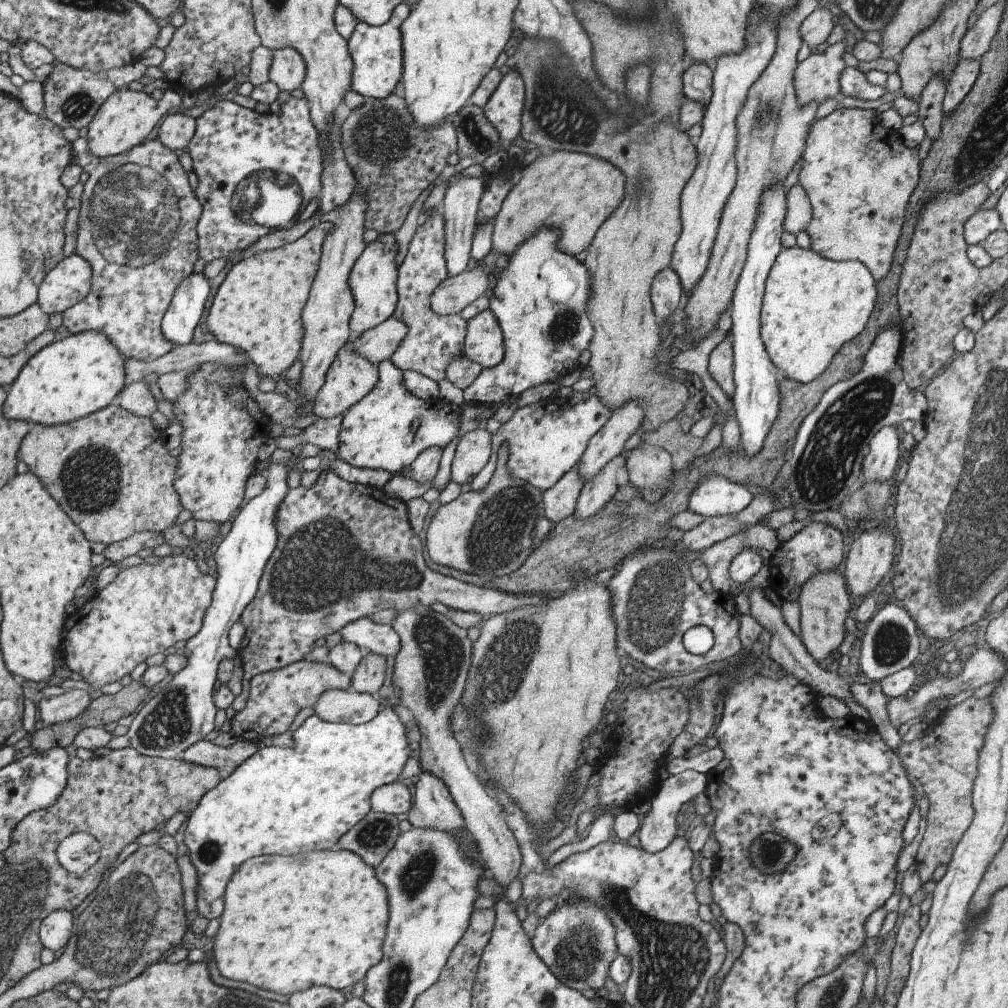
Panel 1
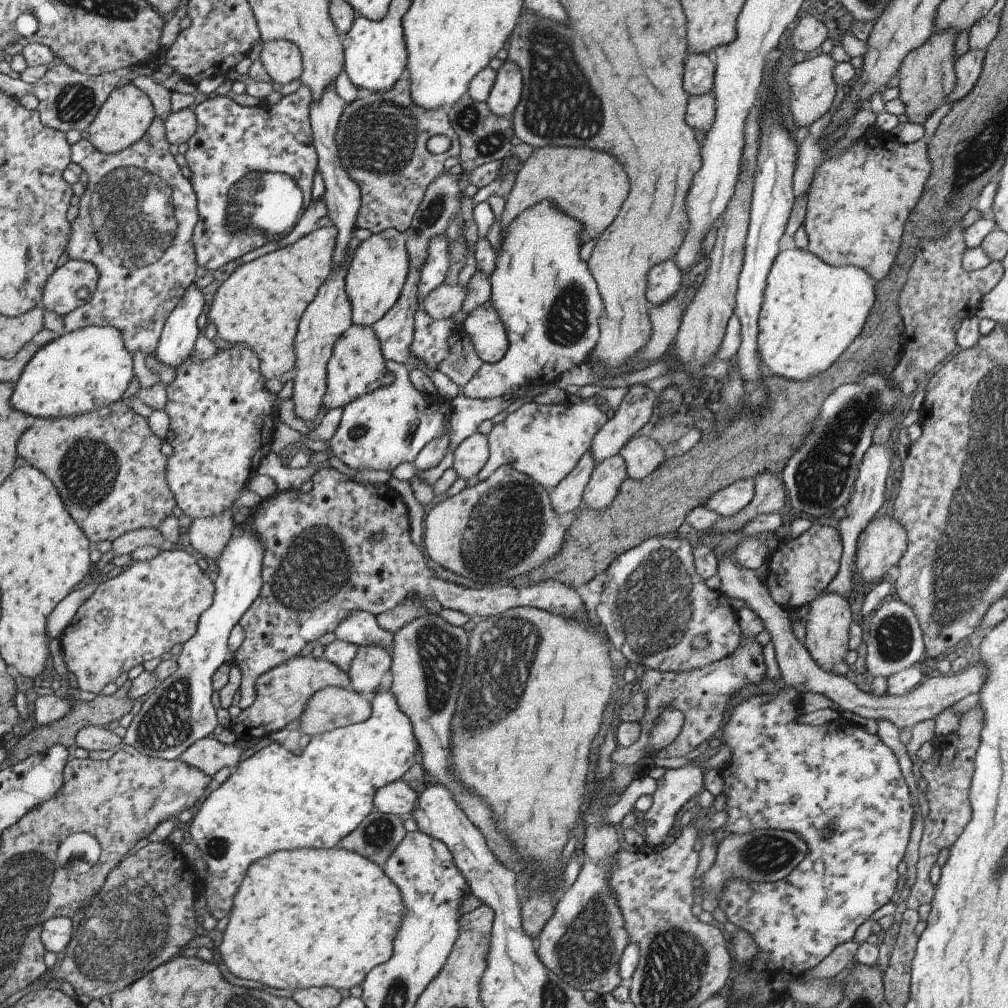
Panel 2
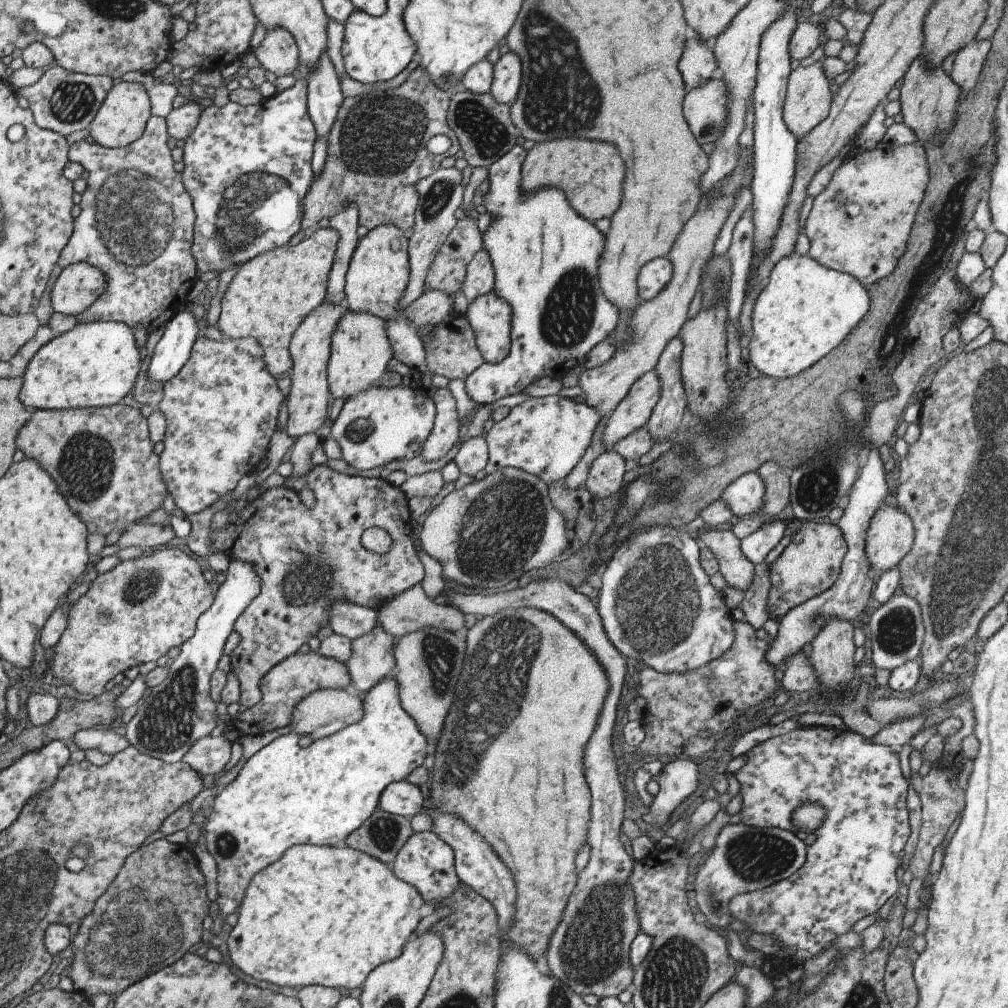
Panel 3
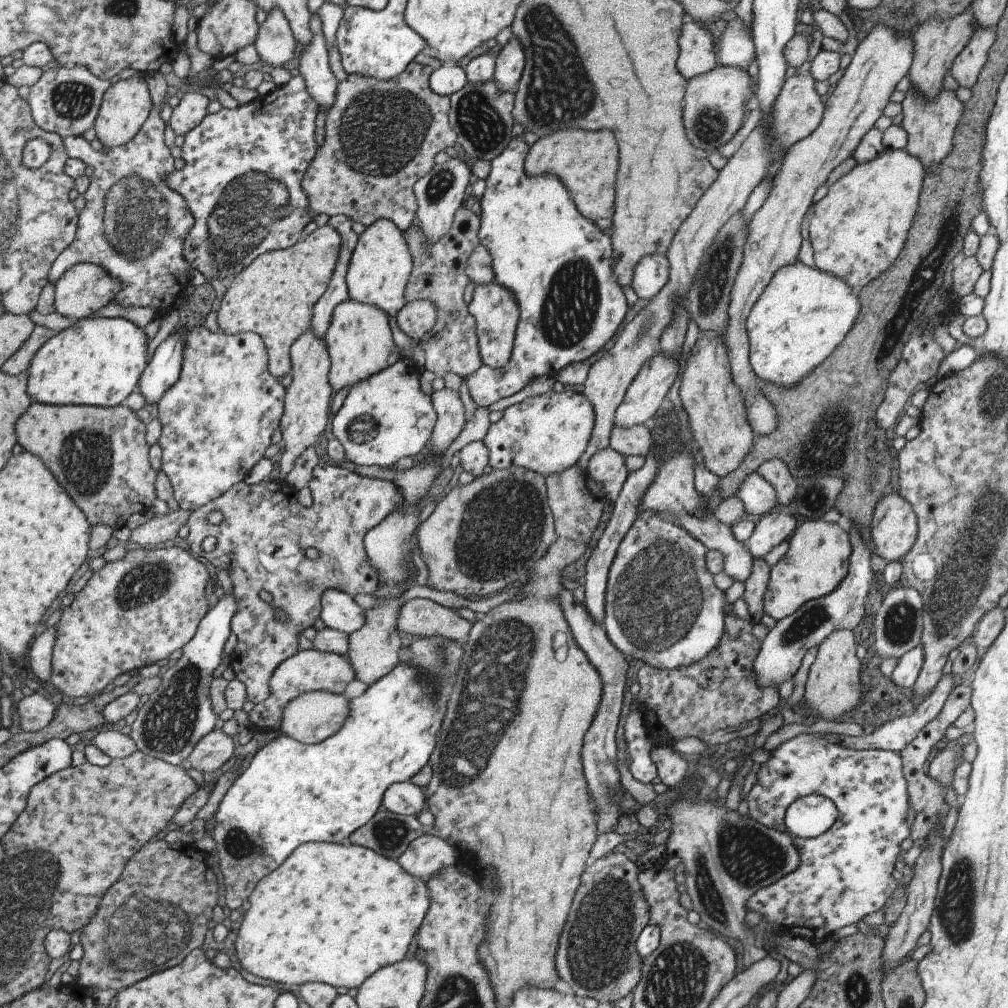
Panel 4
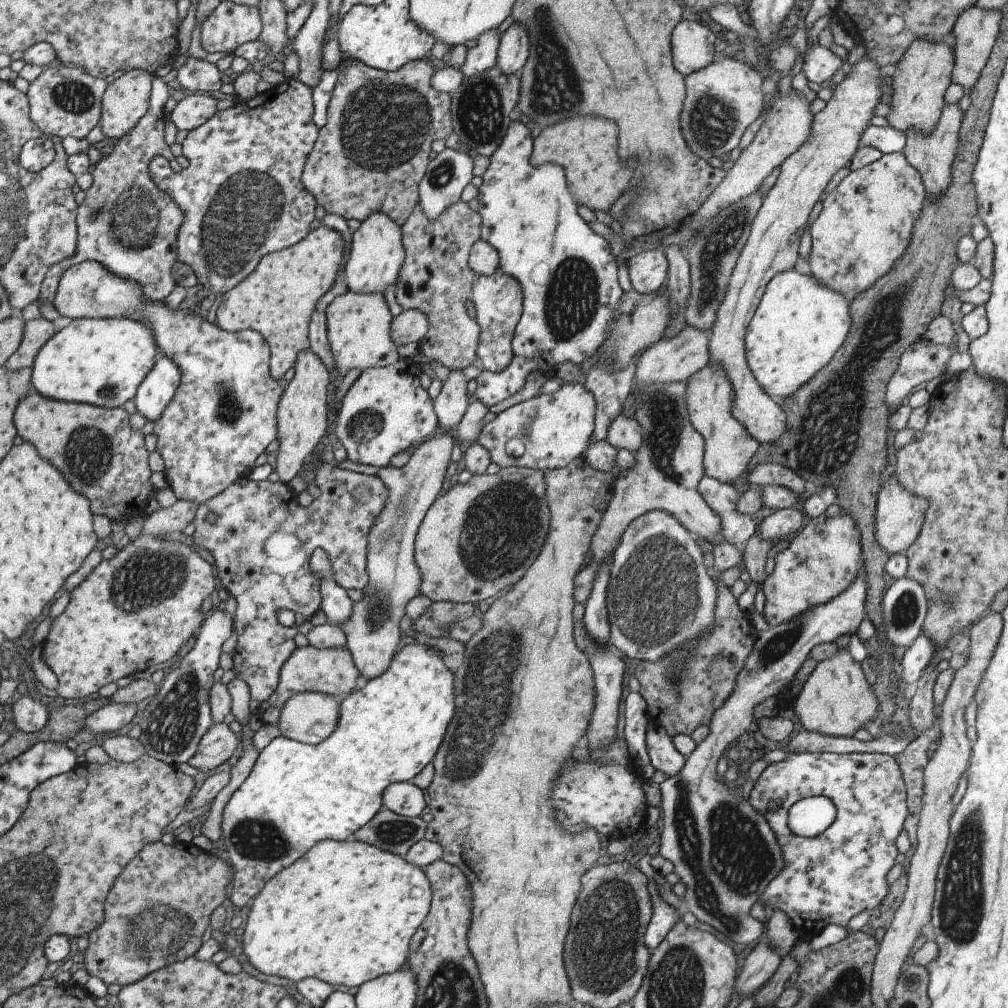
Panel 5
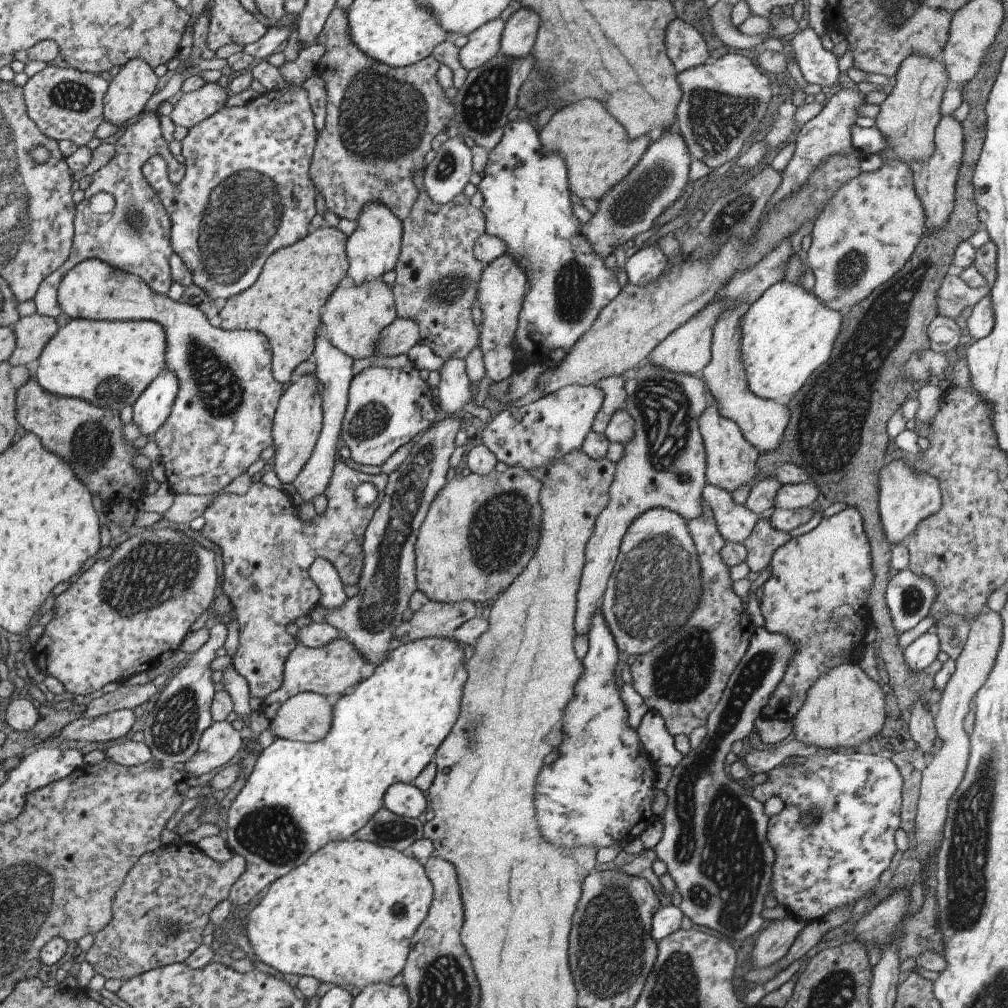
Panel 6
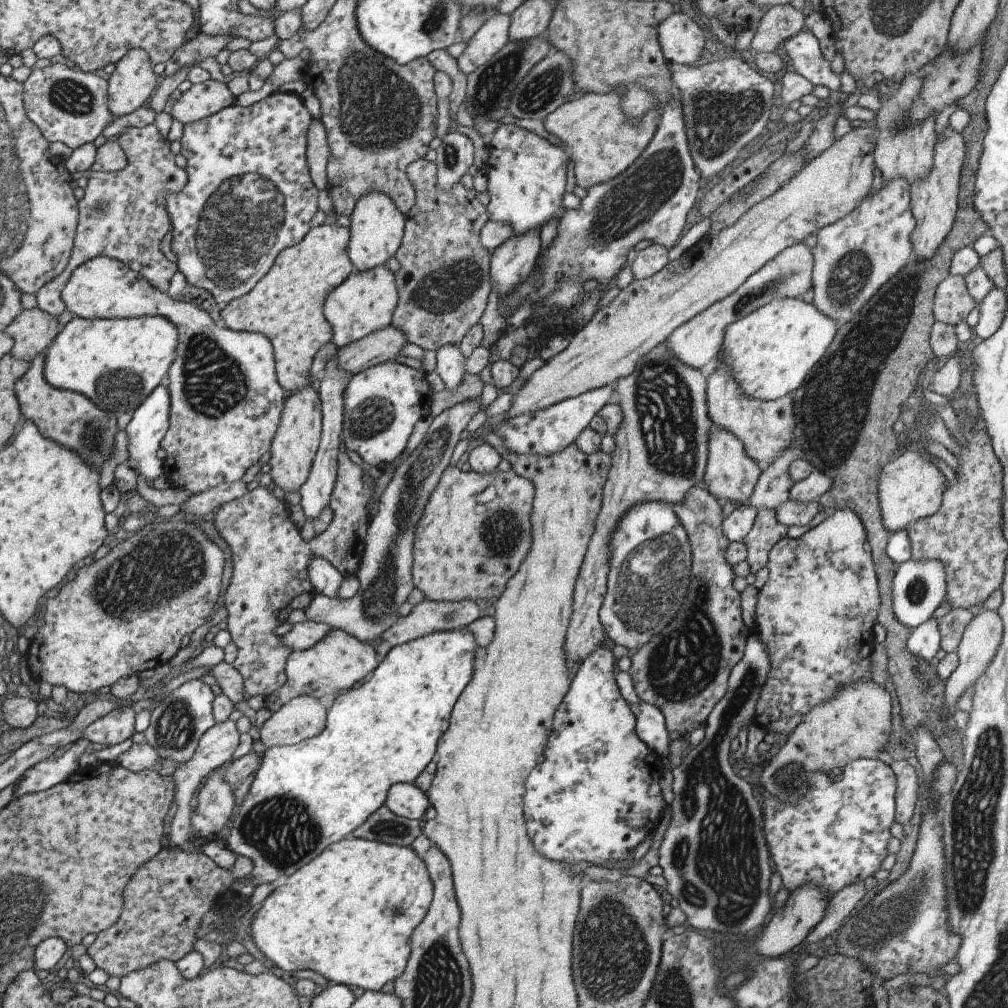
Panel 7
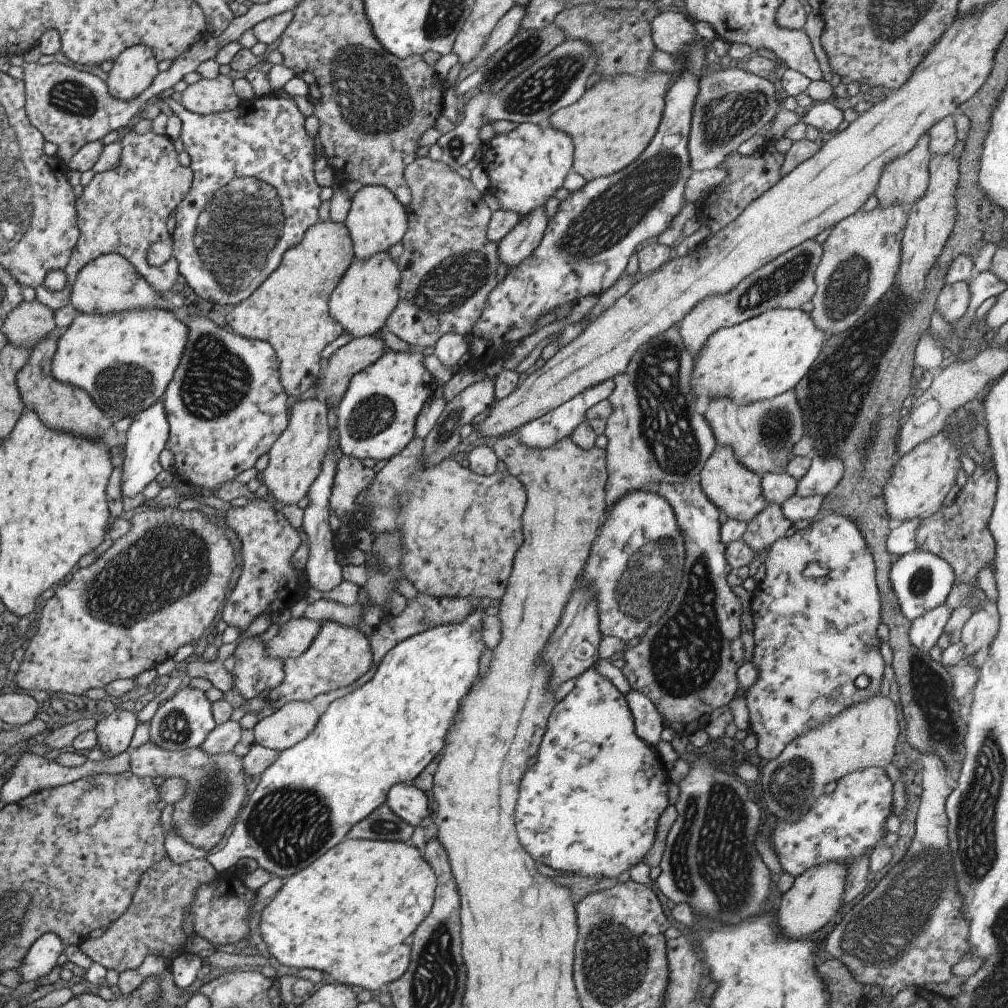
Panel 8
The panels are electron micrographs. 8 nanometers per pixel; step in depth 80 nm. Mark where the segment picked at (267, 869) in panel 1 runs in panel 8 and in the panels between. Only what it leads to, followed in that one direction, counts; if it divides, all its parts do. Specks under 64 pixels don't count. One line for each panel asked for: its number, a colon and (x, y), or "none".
2: (307, 918)
3: (325, 916)
4: (359, 910)
5: (345, 912)
6: (345, 917)
7: (347, 915)
8: (350, 914)

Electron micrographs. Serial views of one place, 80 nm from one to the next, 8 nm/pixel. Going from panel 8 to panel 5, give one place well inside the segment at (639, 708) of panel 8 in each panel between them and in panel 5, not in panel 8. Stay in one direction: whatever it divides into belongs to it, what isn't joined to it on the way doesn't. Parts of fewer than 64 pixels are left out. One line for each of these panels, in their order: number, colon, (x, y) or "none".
5: (663, 757)
6: (657, 743)
7: (649, 726)

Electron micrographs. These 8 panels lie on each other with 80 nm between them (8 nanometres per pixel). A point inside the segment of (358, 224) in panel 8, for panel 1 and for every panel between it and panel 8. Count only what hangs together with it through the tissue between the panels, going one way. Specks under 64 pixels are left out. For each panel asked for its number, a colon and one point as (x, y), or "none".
1: (372, 279)
2: (378, 265)
3: (377, 274)
4: (380, 263)
5: (375, 259)
6: (372, 249)
7: (375, 226)

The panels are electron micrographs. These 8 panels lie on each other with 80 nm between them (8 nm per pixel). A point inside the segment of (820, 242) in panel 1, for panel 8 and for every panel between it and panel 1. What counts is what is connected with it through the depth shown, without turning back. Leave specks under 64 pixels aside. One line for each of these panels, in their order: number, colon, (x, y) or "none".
2: (855, 214)
3: (858, 225)
4: (857, 229)
5: (866, 222)
6: (868, 229)
7: (853, 257)
8: (859, 258)

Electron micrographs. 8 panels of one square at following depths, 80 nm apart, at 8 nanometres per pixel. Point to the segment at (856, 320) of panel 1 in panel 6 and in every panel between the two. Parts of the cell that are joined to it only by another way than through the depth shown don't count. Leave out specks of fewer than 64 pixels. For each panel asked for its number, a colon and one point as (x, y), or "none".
2: (810, 311)
3: (804, 310)
4: (802, 315)
5: (798, 324)
6: (786, 334)

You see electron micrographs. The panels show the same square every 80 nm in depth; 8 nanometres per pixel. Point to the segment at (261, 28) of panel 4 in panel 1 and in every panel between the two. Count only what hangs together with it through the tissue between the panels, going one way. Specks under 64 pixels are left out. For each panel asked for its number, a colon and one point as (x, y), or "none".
1: (286, 69)
2: (280, 58)
3: (278, 53)

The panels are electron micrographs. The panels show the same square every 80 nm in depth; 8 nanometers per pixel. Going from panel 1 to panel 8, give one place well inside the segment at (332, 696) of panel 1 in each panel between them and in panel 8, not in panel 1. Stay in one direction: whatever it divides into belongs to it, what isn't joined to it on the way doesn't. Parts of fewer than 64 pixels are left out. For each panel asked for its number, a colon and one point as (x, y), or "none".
2: (329, 708)
3: (321, 713)
4: (311, 717)
5: (308, 717)
6: (306, 717)
7: (302, 717)
8: (290, 723)

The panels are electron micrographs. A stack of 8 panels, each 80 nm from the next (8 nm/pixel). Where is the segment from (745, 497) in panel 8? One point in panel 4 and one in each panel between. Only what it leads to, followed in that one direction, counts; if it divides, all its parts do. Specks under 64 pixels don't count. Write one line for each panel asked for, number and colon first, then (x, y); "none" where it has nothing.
4: (712, 402)
5: (727, 449)
6: (729, 460)
7: (729, 475)

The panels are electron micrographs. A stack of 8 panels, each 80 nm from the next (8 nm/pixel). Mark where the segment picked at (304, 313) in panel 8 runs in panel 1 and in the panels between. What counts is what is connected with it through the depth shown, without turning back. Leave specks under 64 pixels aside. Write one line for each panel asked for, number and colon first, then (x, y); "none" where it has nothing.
1: (257, 307)
2: (259, 304)
3: (270, 294)
4: (273, 297)
5: (276, 300)
6: (284, 302)
7: (286, 305)

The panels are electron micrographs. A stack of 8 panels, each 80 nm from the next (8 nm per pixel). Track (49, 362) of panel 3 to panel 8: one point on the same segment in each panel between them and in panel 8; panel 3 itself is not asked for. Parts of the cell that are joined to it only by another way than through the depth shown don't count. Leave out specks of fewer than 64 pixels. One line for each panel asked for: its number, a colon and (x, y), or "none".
4: (97, 361)
5: (100, 362)
6: (107, 363)
7: (115, 362)
8: (124, 361)

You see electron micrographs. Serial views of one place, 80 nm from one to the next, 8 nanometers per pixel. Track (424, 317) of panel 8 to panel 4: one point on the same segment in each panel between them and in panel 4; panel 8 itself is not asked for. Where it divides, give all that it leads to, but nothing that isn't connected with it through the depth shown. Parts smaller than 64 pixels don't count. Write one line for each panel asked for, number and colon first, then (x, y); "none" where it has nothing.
4: (438, 275)
5: (435, 279)
6: (436, 276)
7: (442, 281)

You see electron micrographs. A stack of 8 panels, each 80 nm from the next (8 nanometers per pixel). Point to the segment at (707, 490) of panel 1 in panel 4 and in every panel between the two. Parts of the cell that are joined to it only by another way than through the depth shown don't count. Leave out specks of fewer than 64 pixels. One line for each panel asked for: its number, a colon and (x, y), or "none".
2: (727, 501)
3: (744, 496)
4: (757, 495)

